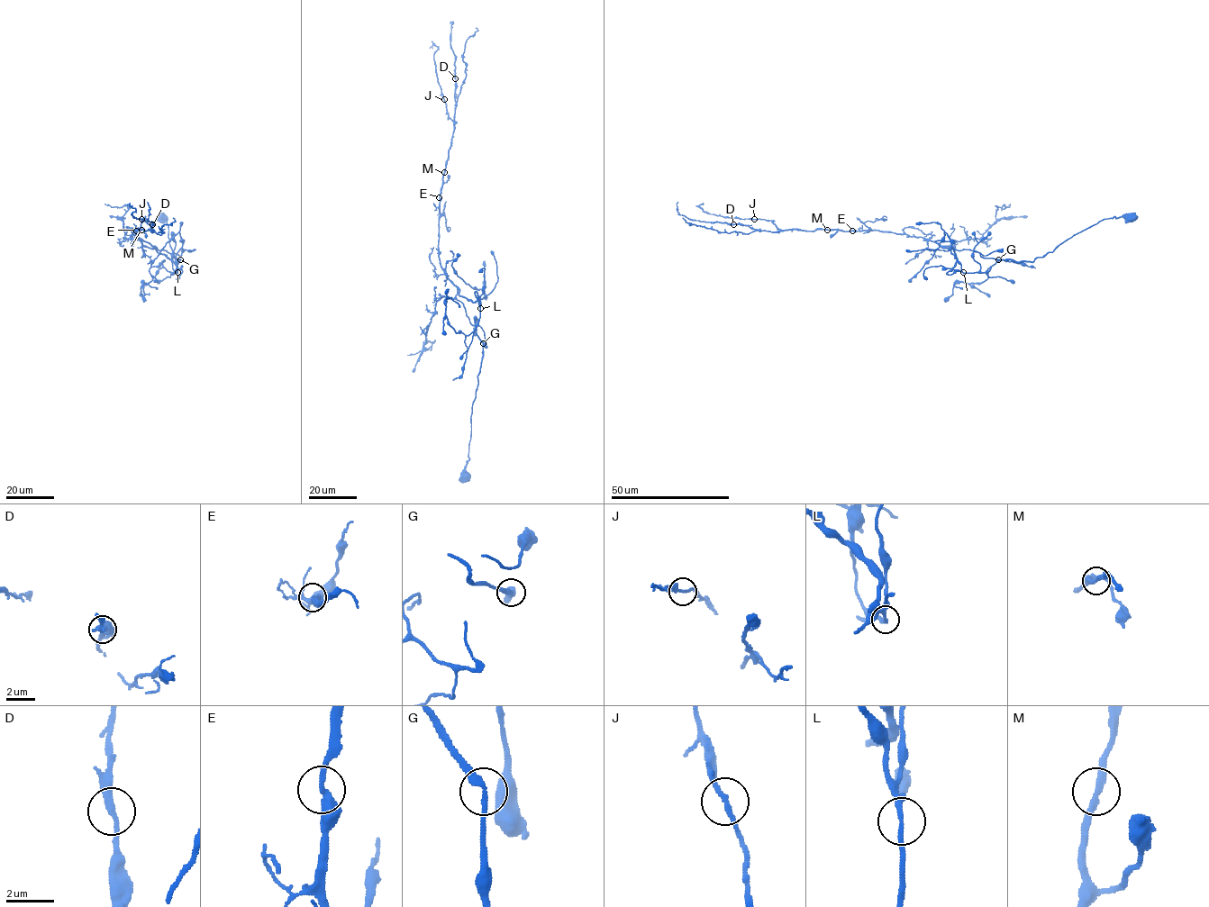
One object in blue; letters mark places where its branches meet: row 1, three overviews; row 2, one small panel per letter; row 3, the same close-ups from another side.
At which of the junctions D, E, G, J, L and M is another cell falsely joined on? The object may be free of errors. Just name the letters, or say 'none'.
none

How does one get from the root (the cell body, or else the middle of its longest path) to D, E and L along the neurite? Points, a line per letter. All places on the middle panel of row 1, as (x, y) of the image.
D: (465, 477), (483, 342), (456, 298), (457, 288), (441, 267), (438, 252), (440, 194), (453, 130), (455, 78)
E: (465, 477), (483, 342), (463, 303), (456, 298), (457, 287), (440, 265), (440, 197)
L: (465, 477), (483, 342), (463, 303), (456, 298), (457, 291), (473, 302), (480, 298), (480, 309)

